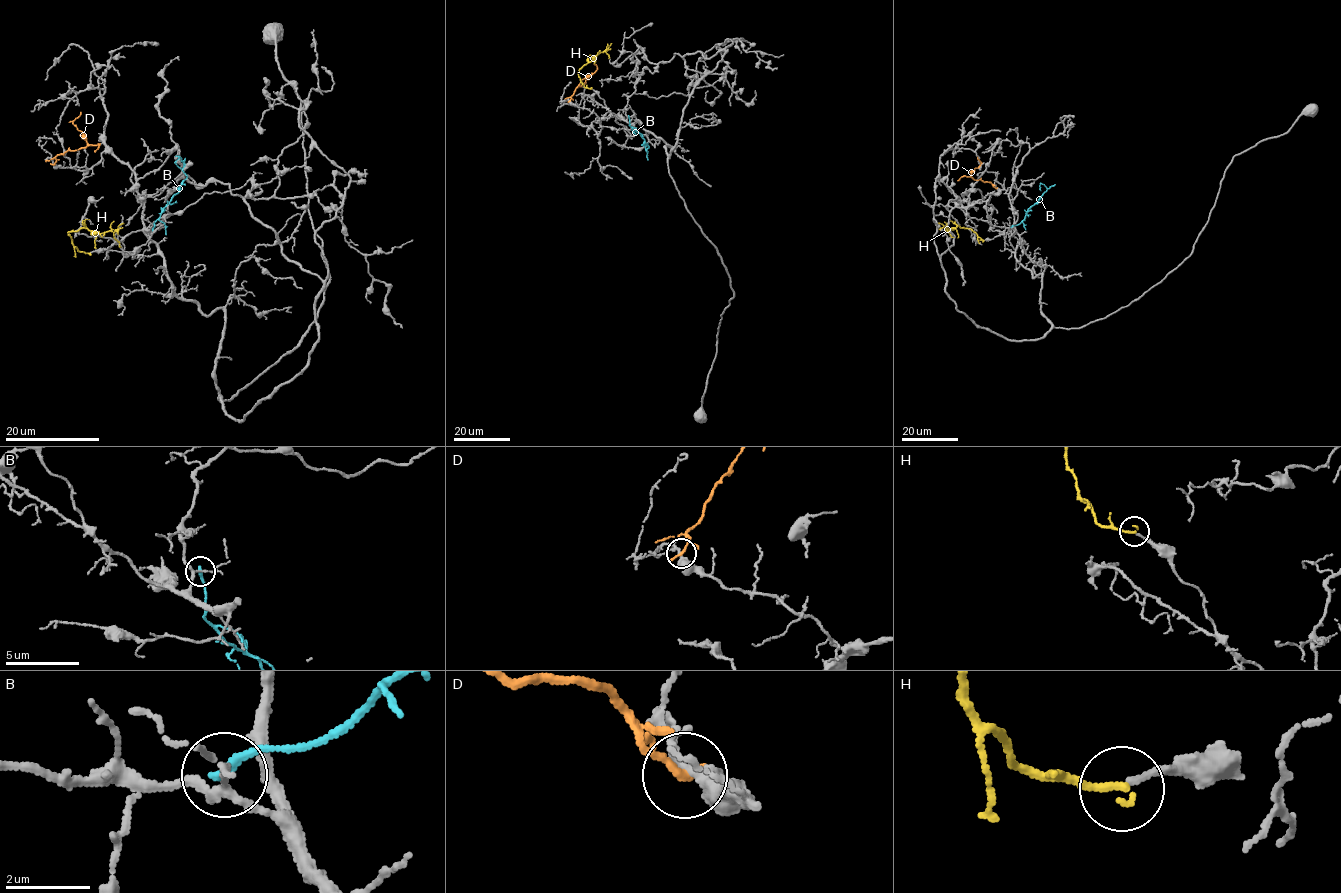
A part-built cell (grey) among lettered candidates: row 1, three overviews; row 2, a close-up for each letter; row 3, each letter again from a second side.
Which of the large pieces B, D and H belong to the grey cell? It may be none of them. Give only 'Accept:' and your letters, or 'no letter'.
Accept: H

